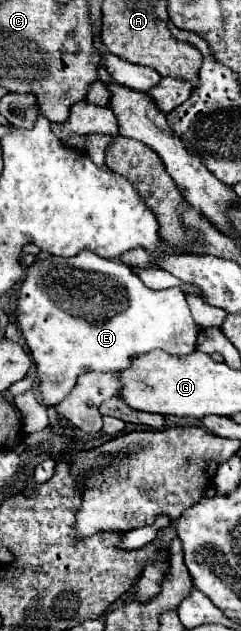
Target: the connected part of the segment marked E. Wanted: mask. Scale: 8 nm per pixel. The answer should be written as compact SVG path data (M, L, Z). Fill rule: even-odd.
M80 251L74 257L40 253L26 269L16 319L30 353L34 349L42 405L46 407L60 403L80 373L118 373L130 367L130 357L152 349L188 355L196 349L198 337L180 287L152 291L128 265L90 251Z

